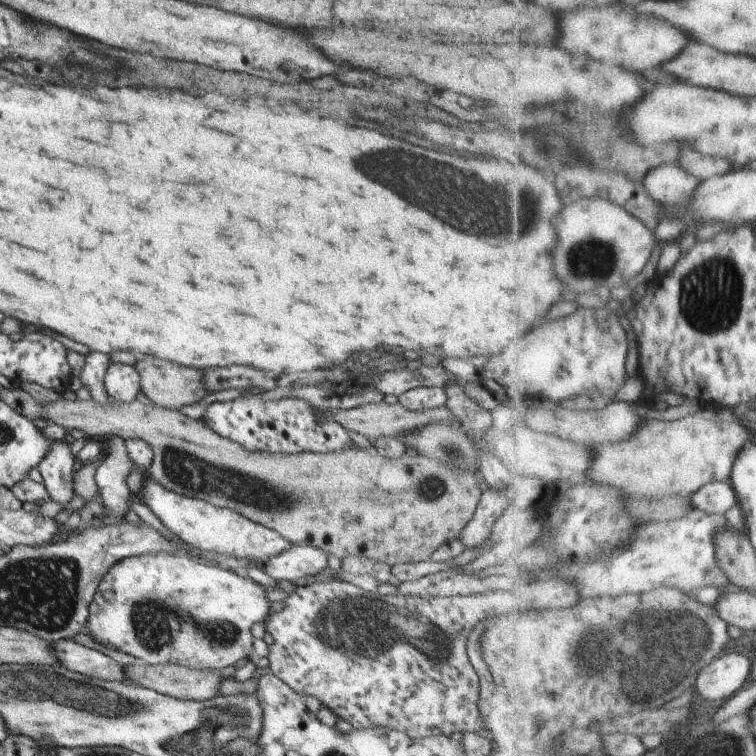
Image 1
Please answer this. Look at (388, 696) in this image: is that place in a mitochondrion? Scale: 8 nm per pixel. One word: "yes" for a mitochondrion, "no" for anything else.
no

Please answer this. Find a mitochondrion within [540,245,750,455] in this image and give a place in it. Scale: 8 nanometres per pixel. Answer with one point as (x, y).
(720, 276)

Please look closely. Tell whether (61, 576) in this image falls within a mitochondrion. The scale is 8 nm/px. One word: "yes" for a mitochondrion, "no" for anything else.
yes

